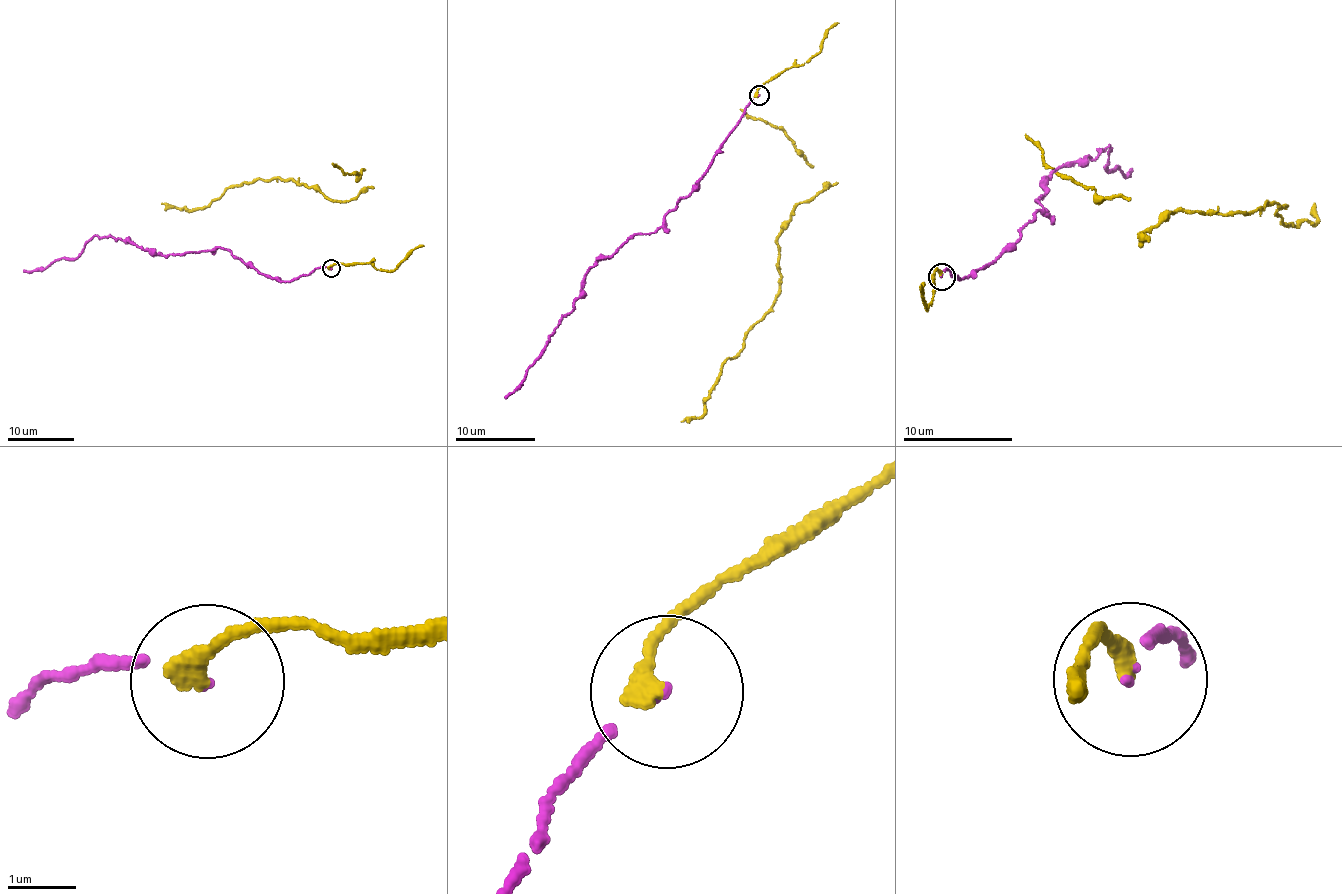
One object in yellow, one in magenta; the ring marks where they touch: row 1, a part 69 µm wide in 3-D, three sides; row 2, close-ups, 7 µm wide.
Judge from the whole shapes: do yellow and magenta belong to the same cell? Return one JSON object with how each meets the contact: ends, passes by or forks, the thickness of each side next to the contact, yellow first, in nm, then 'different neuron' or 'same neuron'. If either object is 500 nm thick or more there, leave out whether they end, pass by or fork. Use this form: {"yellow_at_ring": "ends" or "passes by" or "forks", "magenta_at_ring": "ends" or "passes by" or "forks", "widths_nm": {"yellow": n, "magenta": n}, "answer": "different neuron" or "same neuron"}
{"yellow_at_ring": "ends", "magenta_at_ring": "ends", "widths_nm": {"yellow": 280, "magenta": 60}, "answer": "same neuron"}

